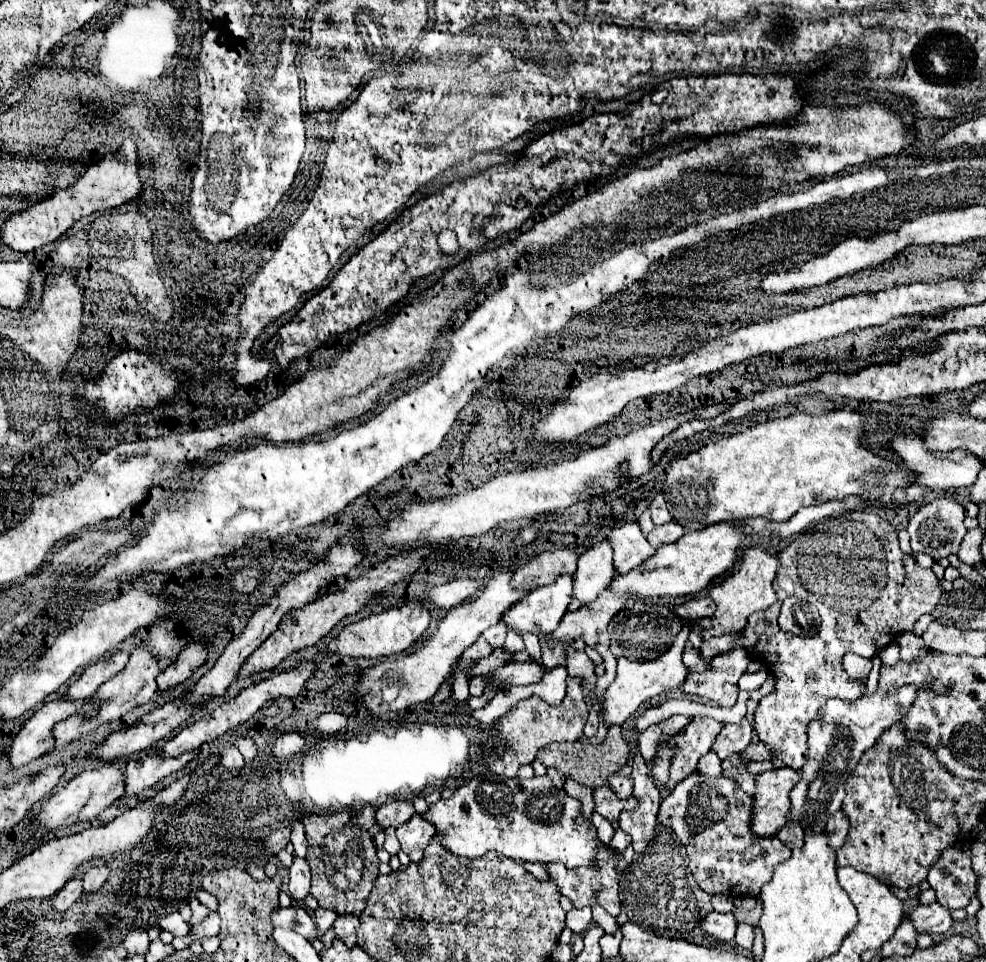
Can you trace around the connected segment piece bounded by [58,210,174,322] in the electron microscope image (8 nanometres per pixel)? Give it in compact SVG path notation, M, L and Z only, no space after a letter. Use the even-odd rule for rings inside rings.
M132 210L132 212L96 212L88 218L82 218L76 222L58 242L68 242L68 240L88 240L90 254L88 258L98 260L98 264L124 278L130 286L130 292L140 300L140 304L150 310L150 314L160 320L168 322L174 312L172 310L172 300L166 296L164 282L158 274L158 264L154 260L154 246L152 246L152 230L148 226L148 220ZM154 274L154 284L150 284L150 278ZM160 310L160 312L158 312Z

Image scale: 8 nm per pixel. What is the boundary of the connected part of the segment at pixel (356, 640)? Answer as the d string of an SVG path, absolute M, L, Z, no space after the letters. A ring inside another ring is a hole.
M406 602L402 606L388 608L380 614L372 614L360 622L344 626L334 640L328 644L328 652L342 658L342 656L352 656L352 658L378 658L378 656L392 656L400 654L406 648L410 648L428 628L430 624L430 612L428 606L420 602Z

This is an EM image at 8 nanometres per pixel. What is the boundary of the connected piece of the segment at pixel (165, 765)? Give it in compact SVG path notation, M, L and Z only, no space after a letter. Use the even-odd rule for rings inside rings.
M194 750L194 752L186 752L178 758L168 758L162 752L148 752L138 758L132 758L130 764L126 764L126 768L124 768L126 794L138 794L146 788L152 788L156 782L160 782L168 774L184 768L198 754L200 754L200 750Z

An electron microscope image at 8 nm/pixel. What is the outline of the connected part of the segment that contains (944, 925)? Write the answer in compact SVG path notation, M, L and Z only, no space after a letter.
M938 902L930 906L916 906L908 914L908 920L920 934L944 934L952 924L950 910L942 908Z

